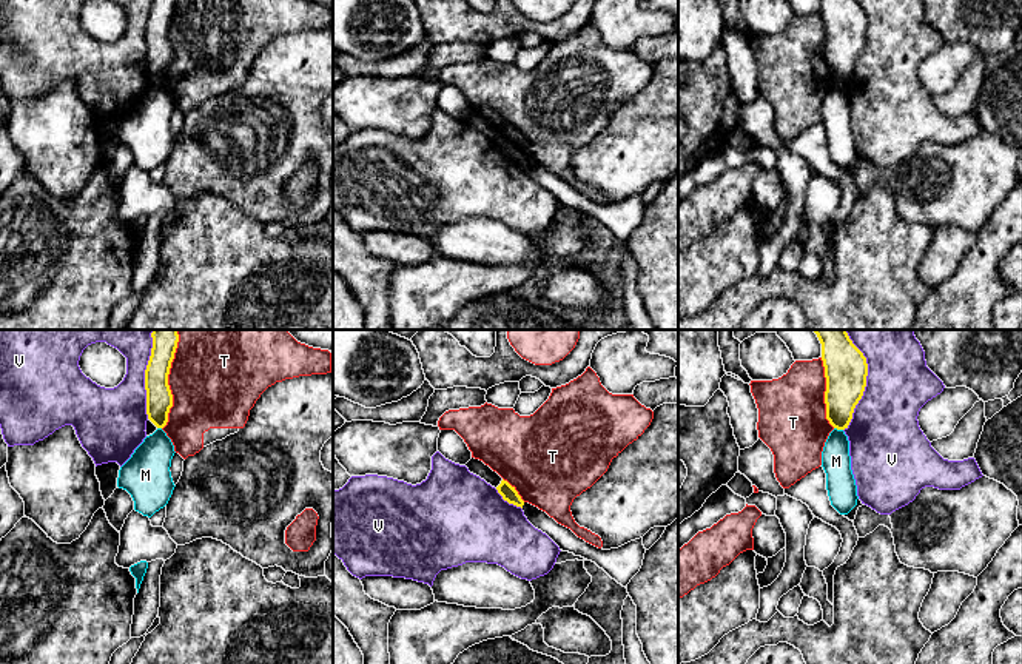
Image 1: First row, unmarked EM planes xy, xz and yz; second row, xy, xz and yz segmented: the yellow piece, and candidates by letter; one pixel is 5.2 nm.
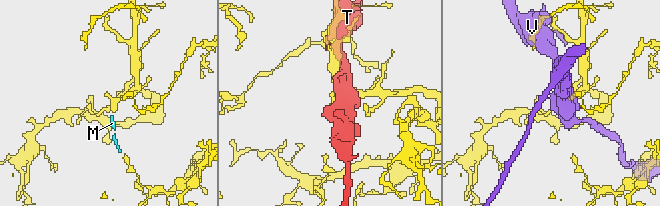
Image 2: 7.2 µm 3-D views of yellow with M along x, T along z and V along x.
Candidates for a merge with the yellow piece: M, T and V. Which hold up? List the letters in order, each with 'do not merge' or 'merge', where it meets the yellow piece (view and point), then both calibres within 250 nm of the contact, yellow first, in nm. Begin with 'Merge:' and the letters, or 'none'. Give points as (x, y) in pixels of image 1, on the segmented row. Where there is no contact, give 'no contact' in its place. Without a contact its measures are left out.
Merge: none
M: do not merge; contact yz (839, 429); calibres 200 and 160 nm
T: do not merge; contact xy (167, 379); calibres 140 and 480 nm
V: do not merge; contact yz (865, 381); calibres 220 and 340 nm

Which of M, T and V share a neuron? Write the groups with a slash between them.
M / T / V

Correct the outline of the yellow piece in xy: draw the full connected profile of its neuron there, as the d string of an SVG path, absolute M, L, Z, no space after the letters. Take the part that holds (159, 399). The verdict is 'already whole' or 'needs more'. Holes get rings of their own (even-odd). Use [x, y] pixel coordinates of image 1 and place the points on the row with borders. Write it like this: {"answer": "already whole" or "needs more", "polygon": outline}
{"answer": "already whole", "polygon": "M153 330L153 348L145 370L146 414L157 427L163 428L173 407L168 374L179 342L177 330Z"}

